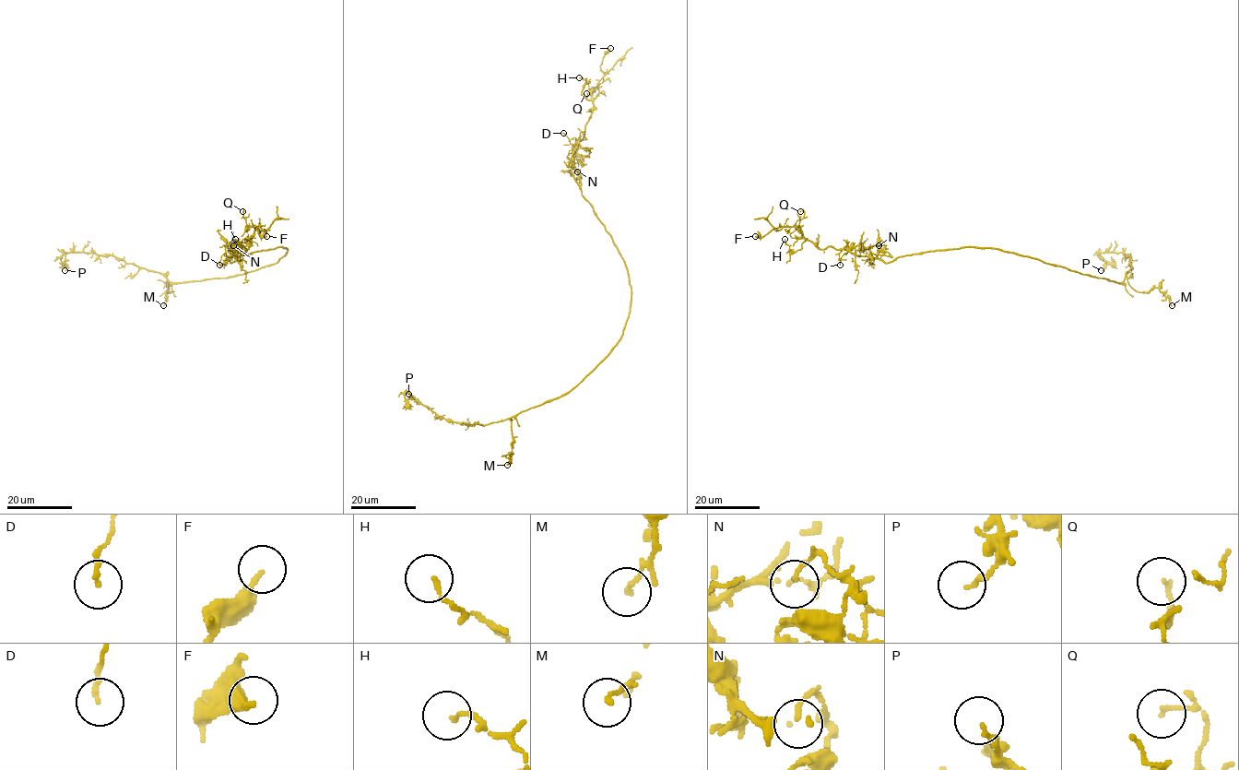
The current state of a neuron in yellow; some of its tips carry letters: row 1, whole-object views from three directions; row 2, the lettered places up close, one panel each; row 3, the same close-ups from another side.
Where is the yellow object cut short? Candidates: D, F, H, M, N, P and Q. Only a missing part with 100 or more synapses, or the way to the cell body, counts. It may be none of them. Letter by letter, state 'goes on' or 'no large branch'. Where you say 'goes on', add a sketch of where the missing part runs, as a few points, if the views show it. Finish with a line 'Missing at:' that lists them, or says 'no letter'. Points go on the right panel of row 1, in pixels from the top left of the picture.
D: no large branch
F: no large branch
H: no large branch
M: no large branch
N: no large branch
P: no large branch
Q: no large branch
Missing at: no letter

